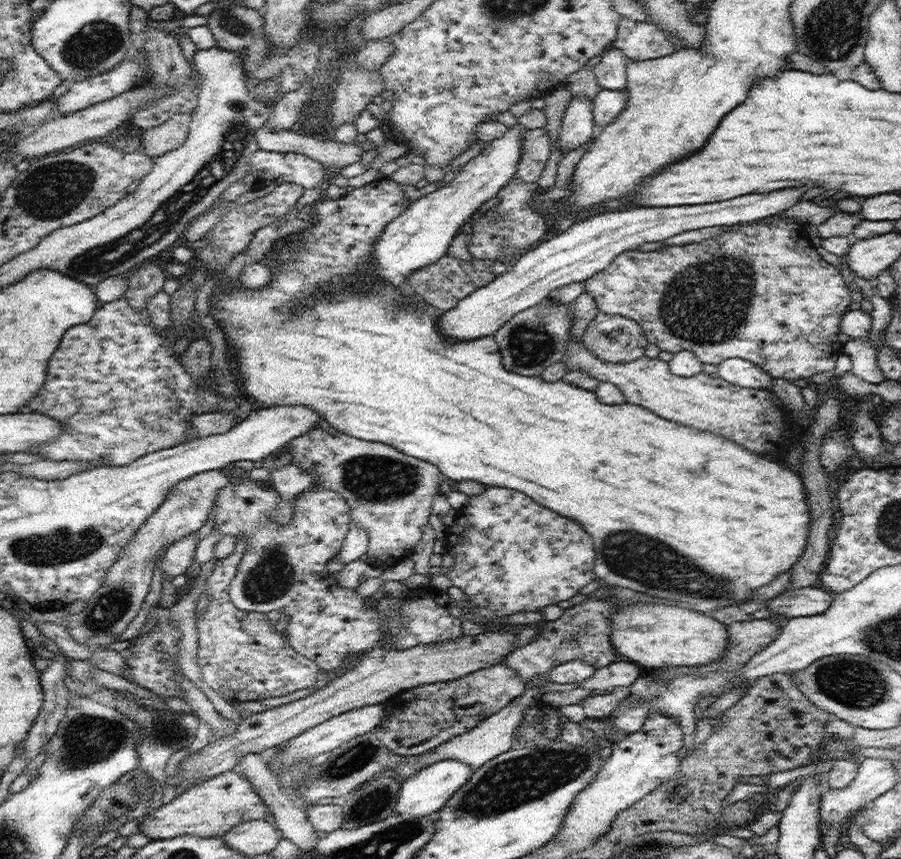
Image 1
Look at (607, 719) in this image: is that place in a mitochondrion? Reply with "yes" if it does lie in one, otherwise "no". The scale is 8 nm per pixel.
no

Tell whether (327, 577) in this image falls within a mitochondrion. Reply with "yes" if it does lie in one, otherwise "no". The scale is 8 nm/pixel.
no

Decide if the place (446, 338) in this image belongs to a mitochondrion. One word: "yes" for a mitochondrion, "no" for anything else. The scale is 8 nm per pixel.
no

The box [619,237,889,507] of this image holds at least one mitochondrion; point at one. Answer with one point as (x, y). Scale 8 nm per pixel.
(712, 307)

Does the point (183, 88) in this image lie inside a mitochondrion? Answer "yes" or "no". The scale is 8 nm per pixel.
no

